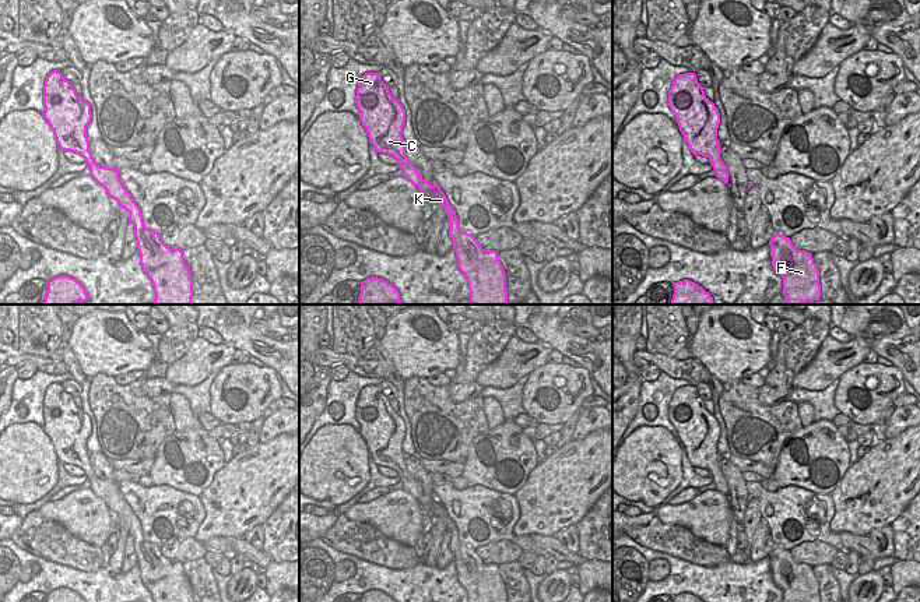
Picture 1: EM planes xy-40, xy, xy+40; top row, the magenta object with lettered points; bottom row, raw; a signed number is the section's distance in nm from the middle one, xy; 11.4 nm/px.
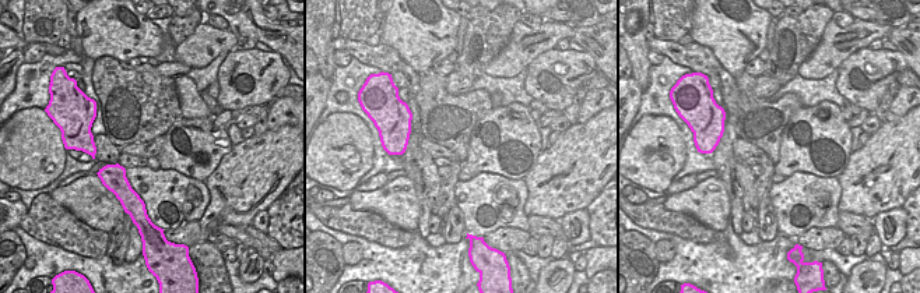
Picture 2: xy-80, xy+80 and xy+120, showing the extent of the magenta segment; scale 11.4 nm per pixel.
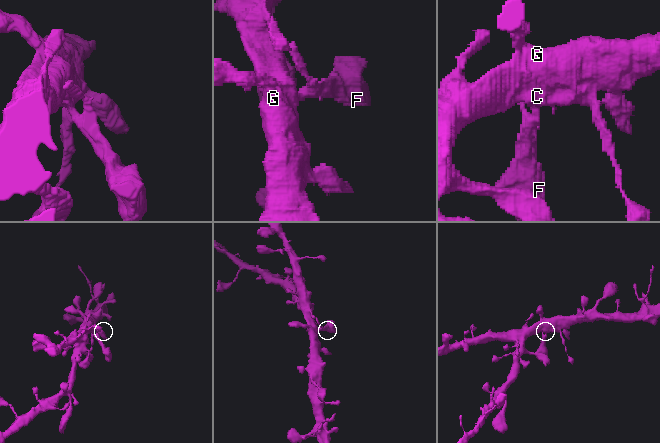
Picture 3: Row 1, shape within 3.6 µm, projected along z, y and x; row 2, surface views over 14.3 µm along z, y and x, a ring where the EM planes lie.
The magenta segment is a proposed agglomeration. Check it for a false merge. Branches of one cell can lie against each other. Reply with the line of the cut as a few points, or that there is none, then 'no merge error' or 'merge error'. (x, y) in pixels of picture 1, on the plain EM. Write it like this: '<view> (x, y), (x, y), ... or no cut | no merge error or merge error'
no cut | no merge error

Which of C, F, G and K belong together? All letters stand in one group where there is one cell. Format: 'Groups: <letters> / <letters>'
Groups: C F G K

